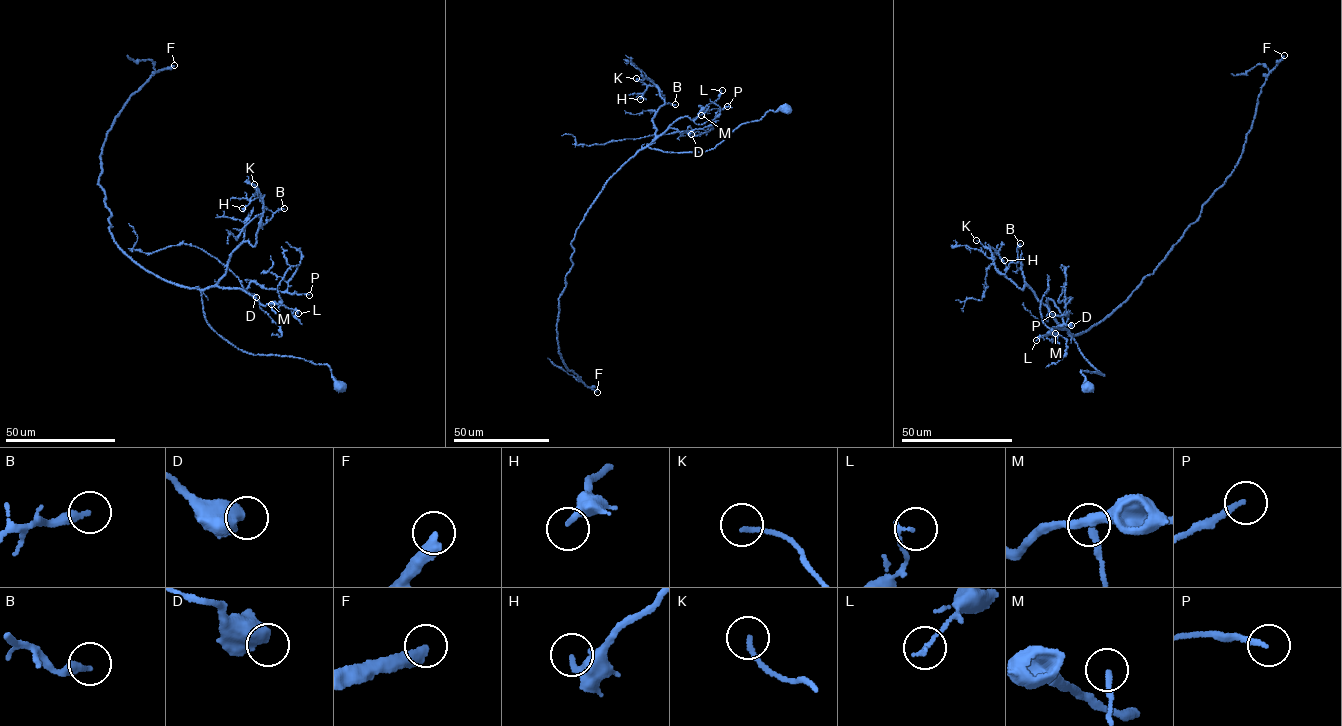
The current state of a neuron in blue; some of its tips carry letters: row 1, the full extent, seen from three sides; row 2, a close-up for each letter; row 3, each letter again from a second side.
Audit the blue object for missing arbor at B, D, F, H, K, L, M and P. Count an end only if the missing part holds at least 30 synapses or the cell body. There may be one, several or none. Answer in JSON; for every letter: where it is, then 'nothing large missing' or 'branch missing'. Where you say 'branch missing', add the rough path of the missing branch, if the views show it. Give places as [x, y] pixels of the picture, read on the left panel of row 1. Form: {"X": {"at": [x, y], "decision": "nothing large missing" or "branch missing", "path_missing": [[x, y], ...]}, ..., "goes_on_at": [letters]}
{"B": {"at": [284, 208], "decision": "nothing large missing"}, "D": {"at": [256, 297], "decision": "nothing large missing"}, "F": {"at": [174, 65], "decision": "branch missing", "path_missing": [[174, 65], [210, 68], [229, 79], [271, 125], [278, 151], [273, 167], [273, 188], [281, 183], [285, 170]]}, "H": {"at": [242, 208], "decision": "nothing large missing"}, "K": {"at": [254, 184], "decision": "nothing large missing"}, "L": {"at": [298, 313], "decision": "nothing large missing"}, "M": {"at": [271, 304], "decision": "nothing large missing"}, "P": {"at": [309, 295], "decision": "nothing large missing"}, "goes_on_at": ["F"]}

